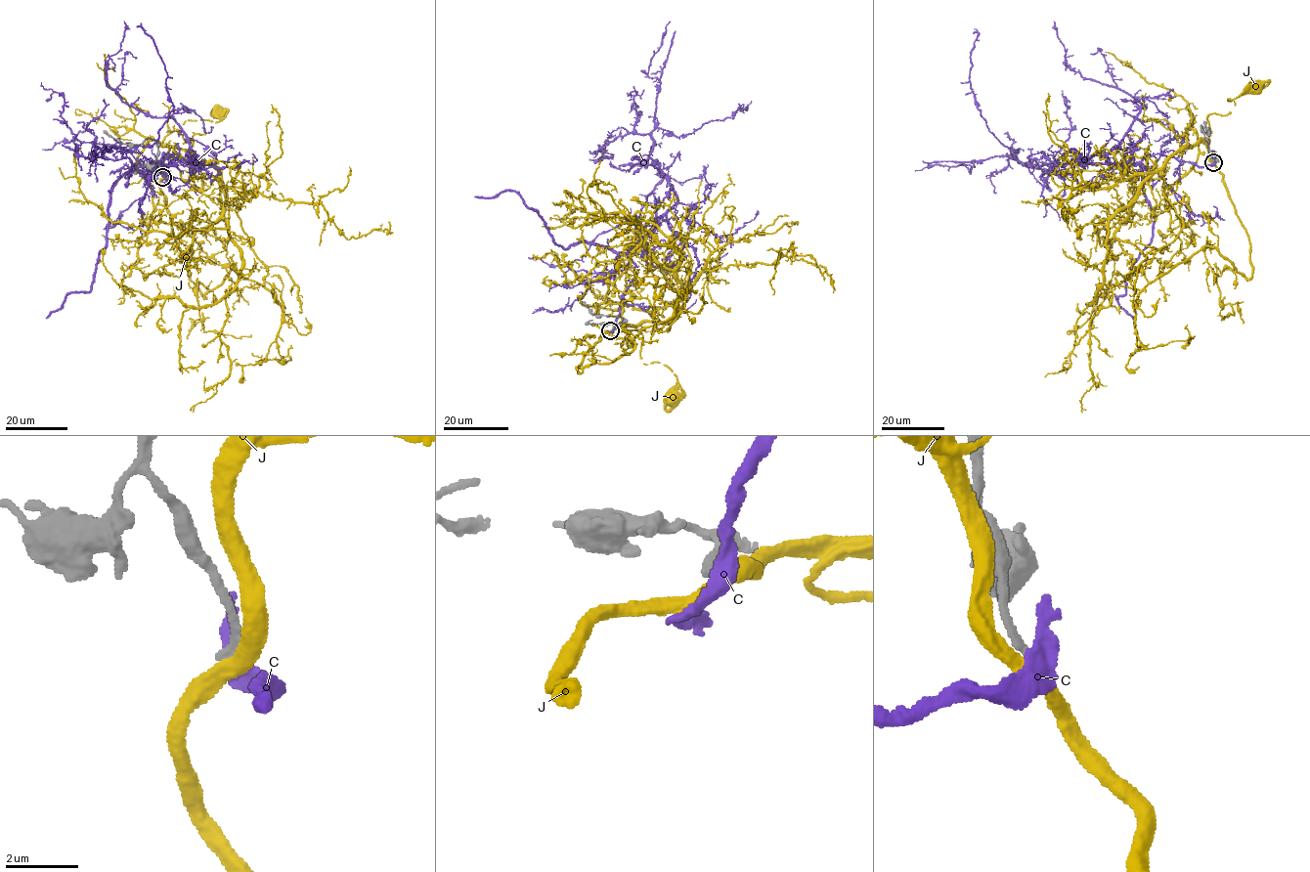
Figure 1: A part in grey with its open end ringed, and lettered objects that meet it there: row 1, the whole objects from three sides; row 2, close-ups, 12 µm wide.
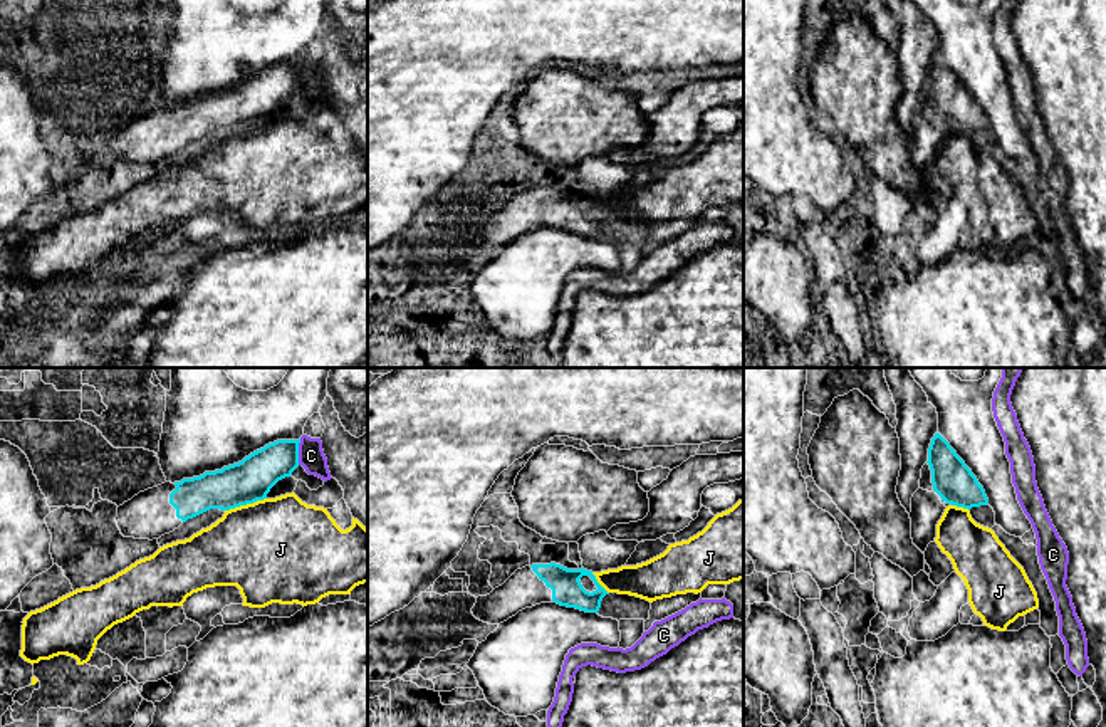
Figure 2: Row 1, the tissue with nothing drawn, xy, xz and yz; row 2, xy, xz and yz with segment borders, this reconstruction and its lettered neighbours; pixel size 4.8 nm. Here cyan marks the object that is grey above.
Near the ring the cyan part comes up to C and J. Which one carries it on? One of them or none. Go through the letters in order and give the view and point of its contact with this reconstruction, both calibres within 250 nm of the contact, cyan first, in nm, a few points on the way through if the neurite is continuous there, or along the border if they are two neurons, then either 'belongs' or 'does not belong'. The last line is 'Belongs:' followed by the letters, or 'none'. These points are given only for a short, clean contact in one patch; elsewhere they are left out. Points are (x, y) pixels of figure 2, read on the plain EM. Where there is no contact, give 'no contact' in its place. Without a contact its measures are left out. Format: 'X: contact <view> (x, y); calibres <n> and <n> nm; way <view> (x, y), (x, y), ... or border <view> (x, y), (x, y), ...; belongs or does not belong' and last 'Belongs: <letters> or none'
C: contact xy (297, 76); calibres 200 and 130 nm; border xy (301, 62), (297, 88); does not belong
J: contact xy (245, 128); calibres 200 and 480 nm; border xy (266, 121), (225, 135); does not belong
Belongs: none

